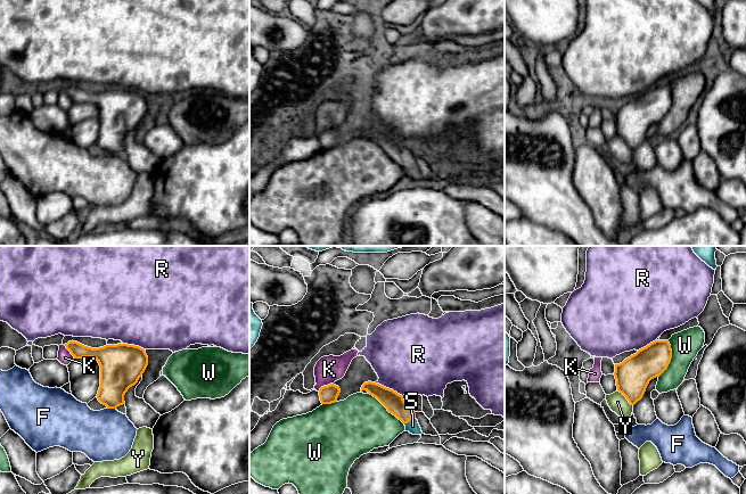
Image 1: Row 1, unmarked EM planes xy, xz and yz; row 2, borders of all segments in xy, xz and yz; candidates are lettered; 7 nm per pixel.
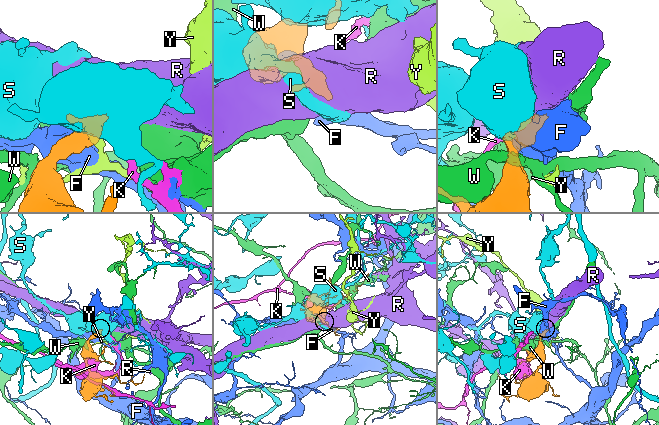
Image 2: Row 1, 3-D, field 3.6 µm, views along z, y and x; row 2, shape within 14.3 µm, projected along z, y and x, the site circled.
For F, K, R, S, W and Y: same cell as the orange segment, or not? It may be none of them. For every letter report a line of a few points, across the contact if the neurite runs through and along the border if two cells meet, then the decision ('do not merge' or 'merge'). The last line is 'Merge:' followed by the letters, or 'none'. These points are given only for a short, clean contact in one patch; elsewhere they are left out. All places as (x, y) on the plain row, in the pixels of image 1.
F: do not merge
K: do not merge
R: line xz (375, 128), (392, 133), (402, 141); do not merge
S: line xz (394, 148), (409, 165), (412, 171); merge
W: do not merge
Y: do not merge
Merge: S

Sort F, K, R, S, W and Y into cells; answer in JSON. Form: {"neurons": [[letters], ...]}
{"neurons": [["F"], ["K"], ["R"], ["S"], ["W"], ["Y"]]}

